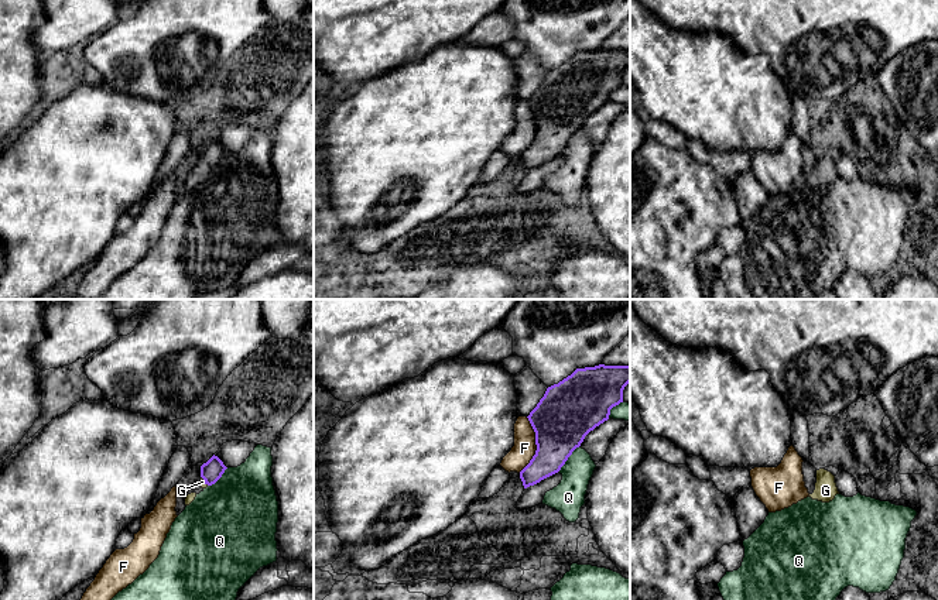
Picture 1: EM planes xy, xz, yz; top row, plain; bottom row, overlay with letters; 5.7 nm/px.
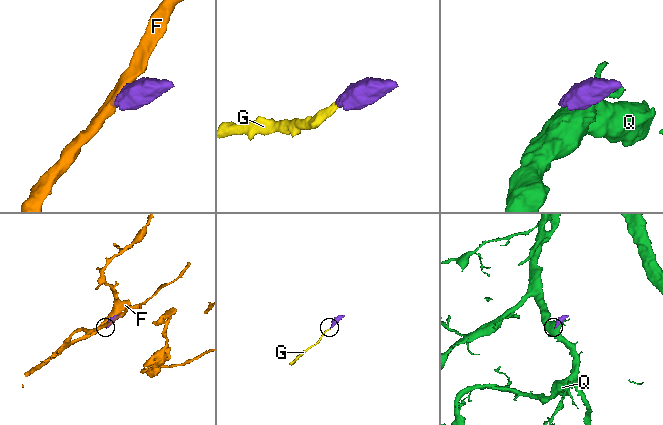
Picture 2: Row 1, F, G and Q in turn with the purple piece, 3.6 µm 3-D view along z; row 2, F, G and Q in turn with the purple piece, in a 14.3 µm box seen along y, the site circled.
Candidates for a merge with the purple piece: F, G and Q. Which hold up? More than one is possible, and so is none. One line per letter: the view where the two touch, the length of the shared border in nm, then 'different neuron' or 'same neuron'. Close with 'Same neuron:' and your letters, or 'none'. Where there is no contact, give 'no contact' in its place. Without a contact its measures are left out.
F: meets purple in xz; contact 320 nm long; different neuron
G: meets purple in xy; contact 70 nm long; same neuron
Q: meets purple in xz; contact 200 nm long; different neuron
Same neuron: G

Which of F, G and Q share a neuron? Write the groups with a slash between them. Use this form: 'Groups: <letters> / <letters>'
Groups: F / G / Q

